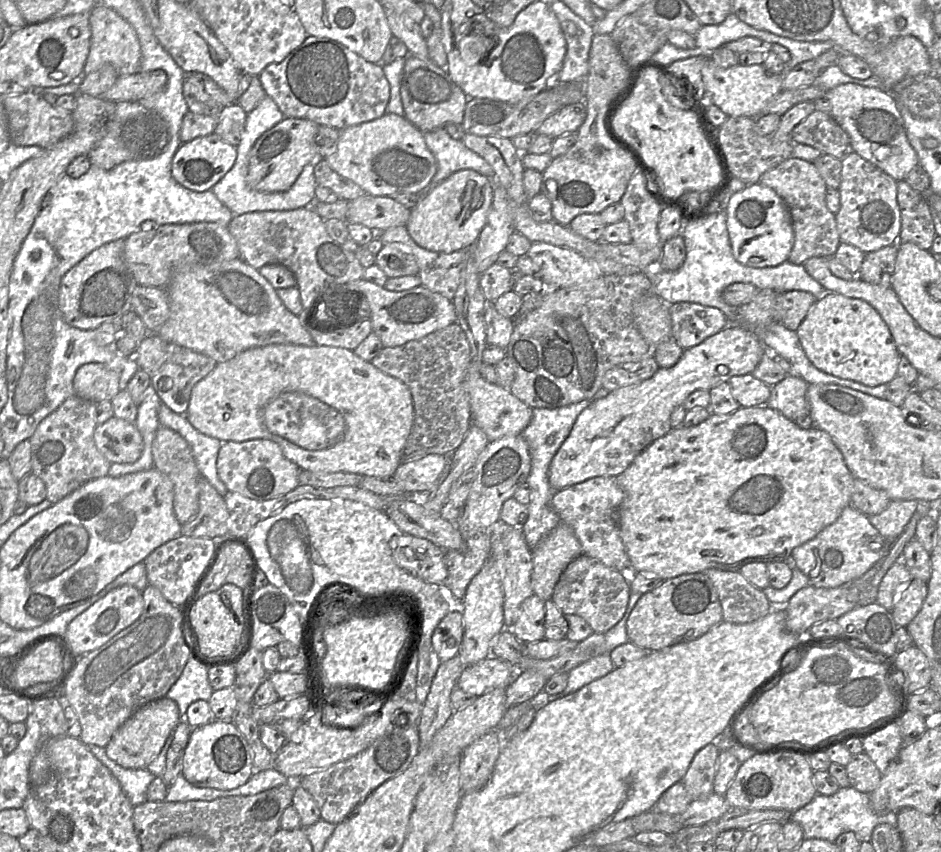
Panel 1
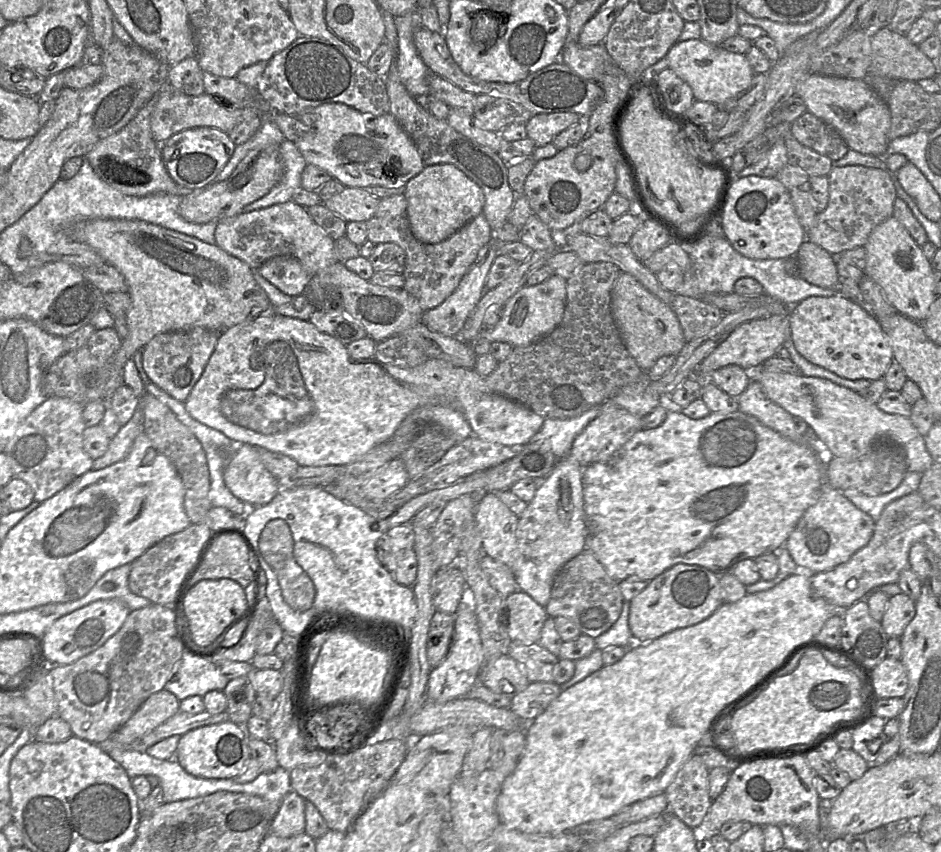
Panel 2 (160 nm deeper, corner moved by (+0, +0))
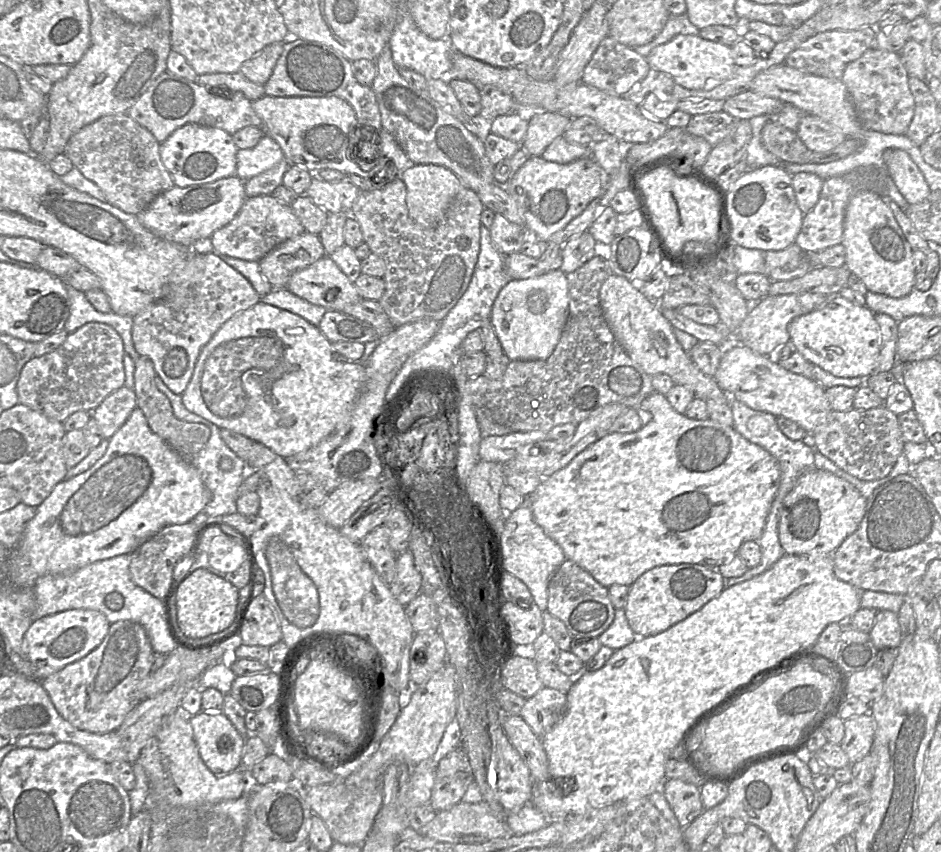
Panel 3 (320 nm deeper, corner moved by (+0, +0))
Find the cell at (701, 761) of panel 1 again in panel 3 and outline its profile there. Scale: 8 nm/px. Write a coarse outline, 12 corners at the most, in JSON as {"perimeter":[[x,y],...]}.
{"perimeter":[[677,778],[661,790],[681,828],[705,810],[700,788]]}

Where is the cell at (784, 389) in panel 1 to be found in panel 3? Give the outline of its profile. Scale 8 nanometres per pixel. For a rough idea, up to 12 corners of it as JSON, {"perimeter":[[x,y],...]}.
{"perimeter":[[730,399],[733,427],[768,451],[783,500],[814,468],[815,449],[791,440],[776,416]]}

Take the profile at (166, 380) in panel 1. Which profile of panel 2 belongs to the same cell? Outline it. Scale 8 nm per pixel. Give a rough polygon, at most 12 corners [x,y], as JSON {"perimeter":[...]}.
{"perimeter":[[220,332],[155,335],[142,348],[150,381],[184,402]]}

